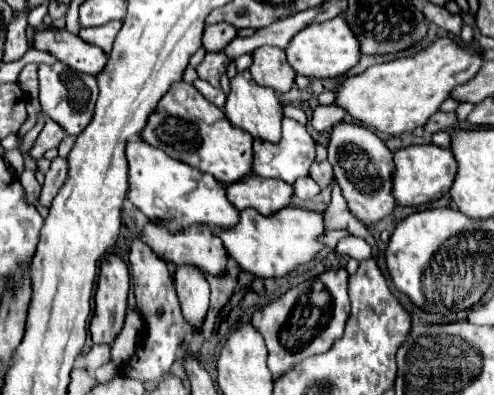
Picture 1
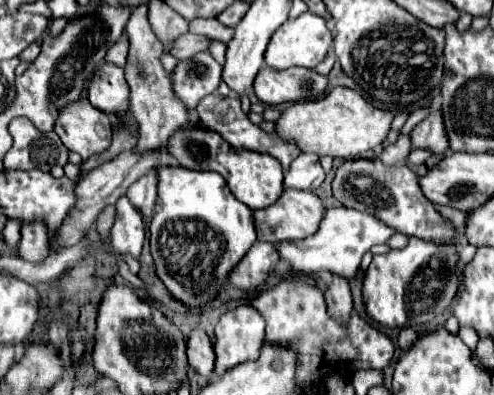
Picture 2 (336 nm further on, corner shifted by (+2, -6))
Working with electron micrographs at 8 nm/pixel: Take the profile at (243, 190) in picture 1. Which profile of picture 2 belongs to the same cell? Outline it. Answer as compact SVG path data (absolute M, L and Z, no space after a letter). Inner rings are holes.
M285 190L283 196L275 202L275 206L255 210L255 228L257 228L257 238L261 242L269 244L279 244L279 242L291 242L291 240L303 240L309 234L315 234L319 228L319 222L323 220L325 208L323 202L317 194L313 192L303 192L303 190Z

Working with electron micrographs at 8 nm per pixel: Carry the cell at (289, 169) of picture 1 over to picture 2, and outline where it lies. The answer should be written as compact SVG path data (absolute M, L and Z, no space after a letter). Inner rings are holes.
M209 94L207 98L203 98L203 102L199 102L197 106L197 114L199 114L199 124L201 128L207 128L211 132L217 132L223 136L223 140L227 140L231 146L243 146L247 150L255 150L261 154L269 154L273 158L277 158L283 166L283 170L287 170L287 166L293 162L295 156L299 156L299 150L287 142L281 142L279 138L275 138L275 134L267 134L263 132L259 126L255 126L247 114L241 110L239 106L239 98L235 96L219 96L219 94Z

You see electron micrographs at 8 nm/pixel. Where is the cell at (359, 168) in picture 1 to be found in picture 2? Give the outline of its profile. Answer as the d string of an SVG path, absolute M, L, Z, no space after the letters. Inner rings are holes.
M347 160L337 168L333 180L333 196L347 208L371 212L387 226L407 236L417 236L429 242L455 242L457 234L447 218L443 218L433 202L423 196L419 178L405 164L385 166L379 160Z

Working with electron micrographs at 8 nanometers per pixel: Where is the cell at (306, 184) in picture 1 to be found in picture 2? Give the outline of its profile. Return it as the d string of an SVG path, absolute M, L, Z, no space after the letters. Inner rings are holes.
M301 154L297 156L289 170L285 172L285 188L297 188L297 190L317 190L321 182L325 180L325 170L321 168L319 156L315 154Z

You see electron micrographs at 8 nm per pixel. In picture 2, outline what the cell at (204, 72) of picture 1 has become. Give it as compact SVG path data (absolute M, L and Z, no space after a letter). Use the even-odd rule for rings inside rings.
M207 52L195 54L195 58L179 60L175 66L171 80L177 98L187 106L187 110L195 110L197 104L207 96L213 94L221 82L223 66Z

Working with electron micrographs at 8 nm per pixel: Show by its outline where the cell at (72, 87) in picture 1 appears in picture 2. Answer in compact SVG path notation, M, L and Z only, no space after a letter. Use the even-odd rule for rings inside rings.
M81 98L61 110L55 132L71 152L77 152L83 160L89 160L91 156L109 148L111 116L93 108L89 100Z

